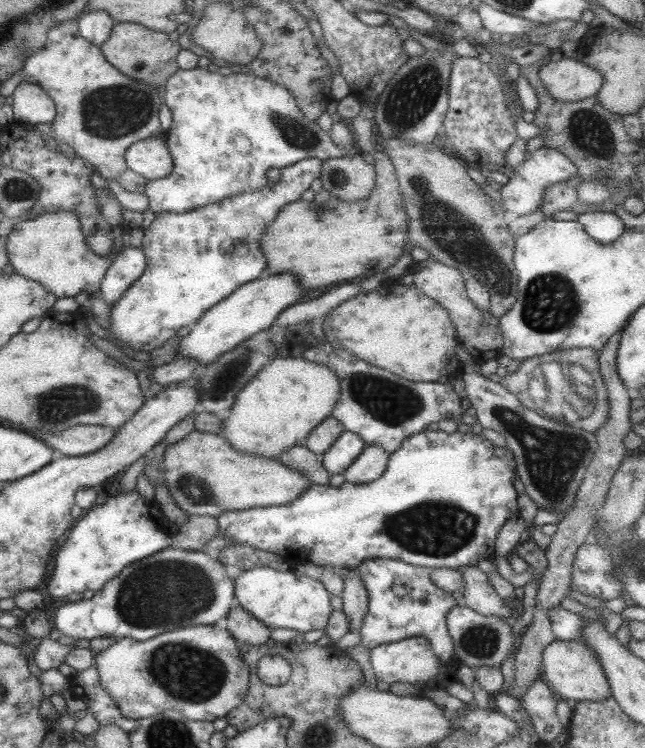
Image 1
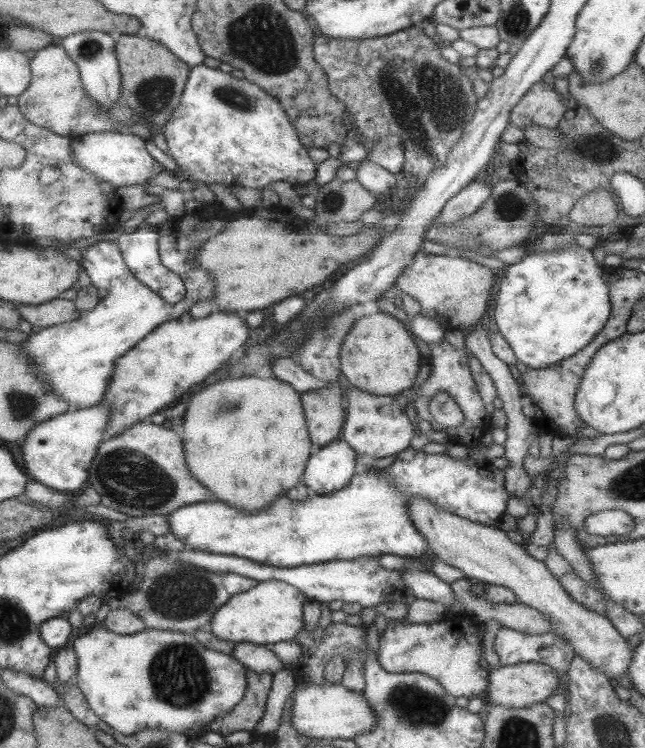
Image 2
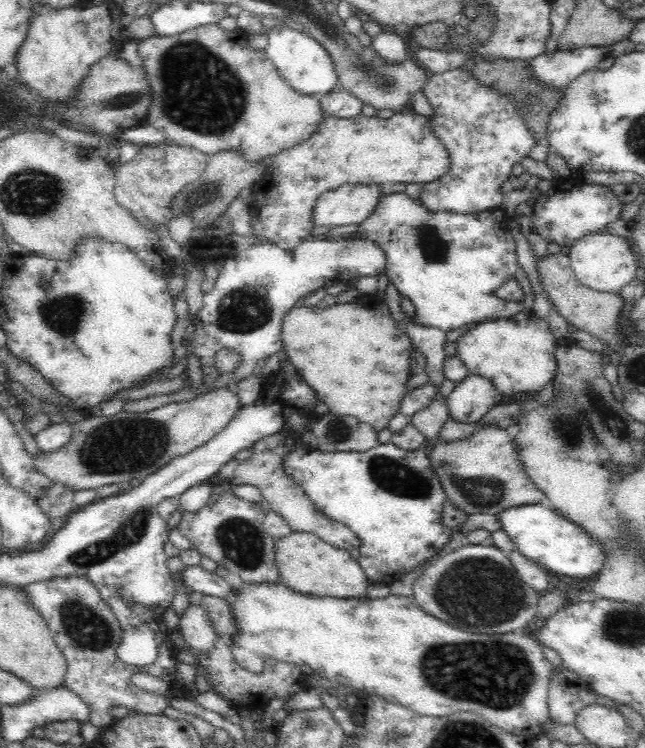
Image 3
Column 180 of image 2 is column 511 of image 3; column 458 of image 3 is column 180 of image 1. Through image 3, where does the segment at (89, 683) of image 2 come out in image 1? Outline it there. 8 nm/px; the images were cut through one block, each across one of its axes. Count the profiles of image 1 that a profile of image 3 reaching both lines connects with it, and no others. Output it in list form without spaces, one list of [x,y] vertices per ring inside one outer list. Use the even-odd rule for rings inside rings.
[[[215,624],[185,626],[164,632],[146,641],[122,638],[110,648],[95,655],[100,686],[111,693],[124,718],[146,718],[164,710],[179,710],[186,718],[213,722],[245,700],[249,687],[249,664],[242,658],[239,643],[229,630],[220,630]]]

